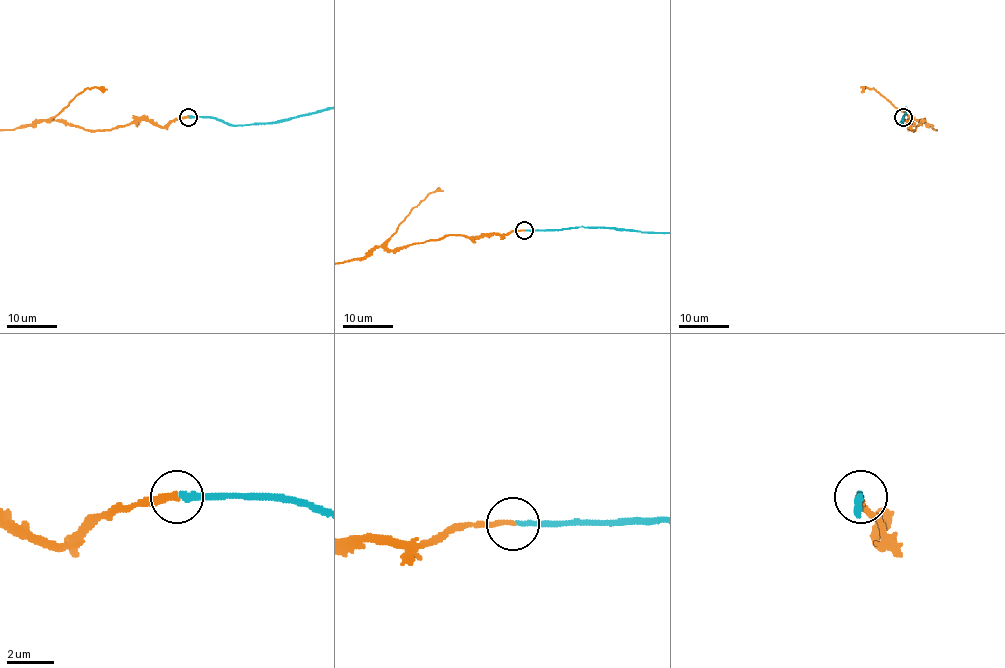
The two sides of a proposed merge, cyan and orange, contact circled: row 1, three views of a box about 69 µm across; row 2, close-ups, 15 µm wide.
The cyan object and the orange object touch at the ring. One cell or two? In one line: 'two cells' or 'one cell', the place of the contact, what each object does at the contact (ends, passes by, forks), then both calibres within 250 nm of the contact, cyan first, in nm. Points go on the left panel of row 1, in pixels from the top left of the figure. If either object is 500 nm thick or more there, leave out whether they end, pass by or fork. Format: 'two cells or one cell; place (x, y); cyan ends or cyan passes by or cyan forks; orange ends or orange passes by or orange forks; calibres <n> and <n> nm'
one cell; place (188, 117); cyan ends; orange ends; calibres 240 and 240 nm

